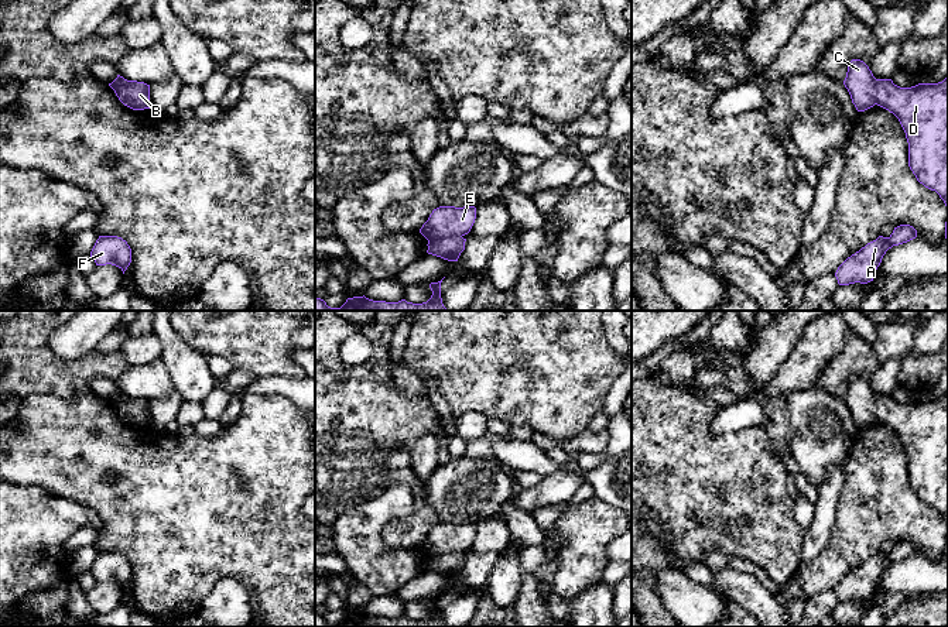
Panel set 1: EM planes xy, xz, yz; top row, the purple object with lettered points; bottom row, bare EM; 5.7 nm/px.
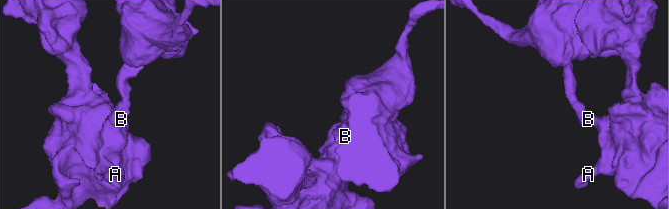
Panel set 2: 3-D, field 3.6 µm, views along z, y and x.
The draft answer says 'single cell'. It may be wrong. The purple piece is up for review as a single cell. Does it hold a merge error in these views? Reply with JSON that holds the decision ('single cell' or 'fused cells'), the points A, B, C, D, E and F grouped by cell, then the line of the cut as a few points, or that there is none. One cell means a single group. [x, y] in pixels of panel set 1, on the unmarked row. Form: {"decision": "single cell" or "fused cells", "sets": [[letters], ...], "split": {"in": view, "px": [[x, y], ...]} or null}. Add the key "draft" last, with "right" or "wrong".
{"decision": "fused cells", "sets": [["A", "B", "D", "F"], ["C", "E"]], "split": {"in": "xy", "px": [[130, 397], [119, 403], [119, 414], [129, 422]]}, "draft": "wrong"}

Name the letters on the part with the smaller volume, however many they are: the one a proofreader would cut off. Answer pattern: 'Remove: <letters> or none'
Remove: C, E

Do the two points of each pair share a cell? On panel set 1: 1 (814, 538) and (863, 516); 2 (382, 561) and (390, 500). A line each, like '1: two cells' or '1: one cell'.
1: two cells
2: one cell

